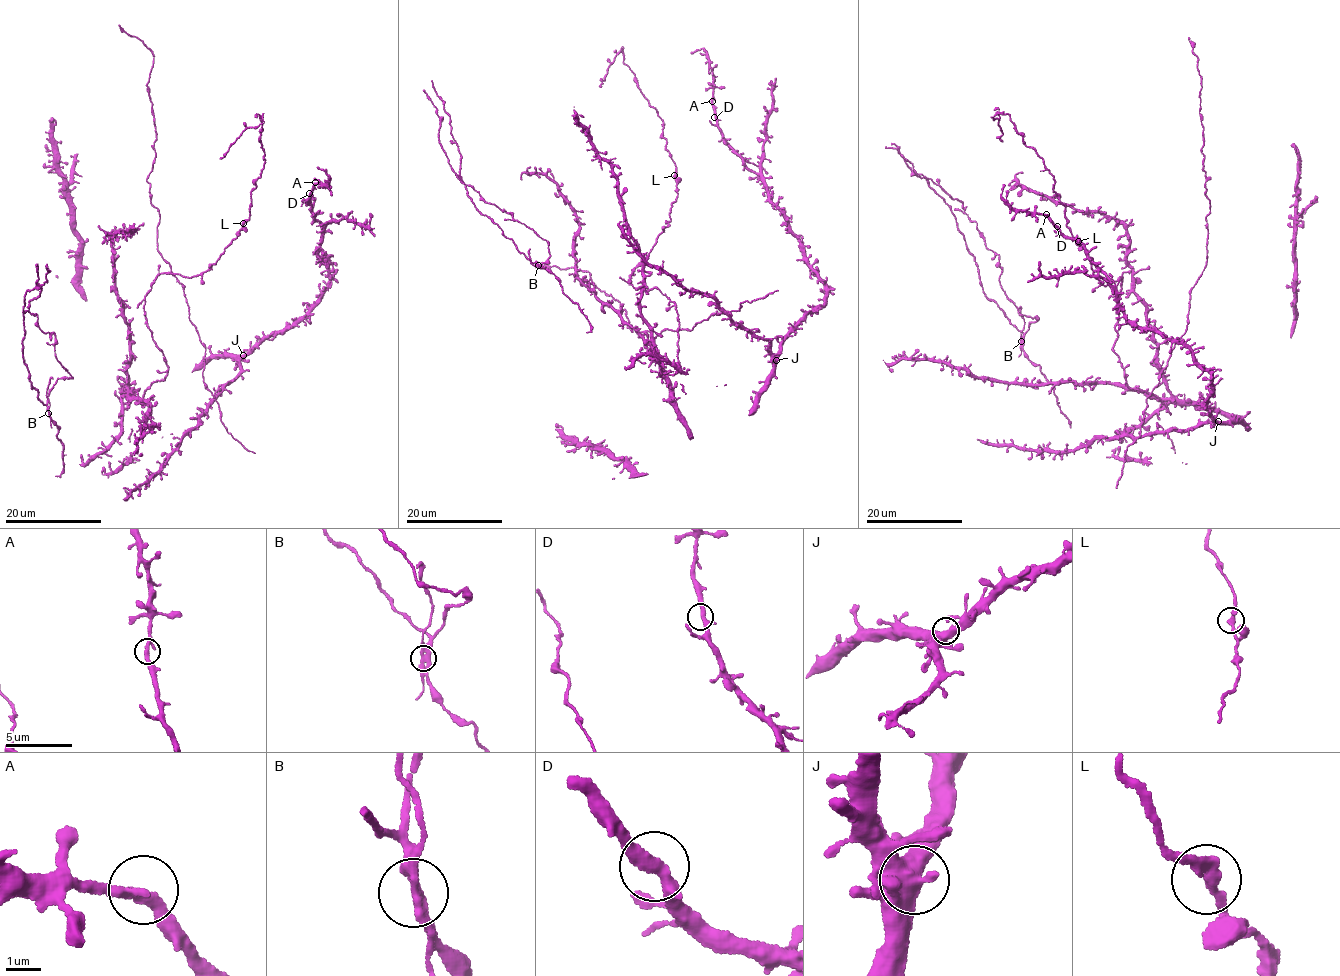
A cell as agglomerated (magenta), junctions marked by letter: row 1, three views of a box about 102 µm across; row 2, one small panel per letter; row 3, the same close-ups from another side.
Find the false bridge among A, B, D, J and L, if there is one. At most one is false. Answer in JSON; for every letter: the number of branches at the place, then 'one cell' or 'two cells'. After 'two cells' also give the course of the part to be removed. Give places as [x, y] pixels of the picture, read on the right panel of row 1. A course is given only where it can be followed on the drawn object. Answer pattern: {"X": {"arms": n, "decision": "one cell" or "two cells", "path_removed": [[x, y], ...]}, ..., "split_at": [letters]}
{"A": {"arms": 3, "decision": "one cell"}, "B": {"arms": 3, "decision": "two cells", "path_removed": [[1021, 342], [1024, 319], [1019, 307]]}, "D": {"arms": 3, "decision": "one cell"}, "J": {"arms": 3, "decision": "one cell"}, "L": {"arms": 2, "decision": "one cell"}, "split_at": ["B"]}

